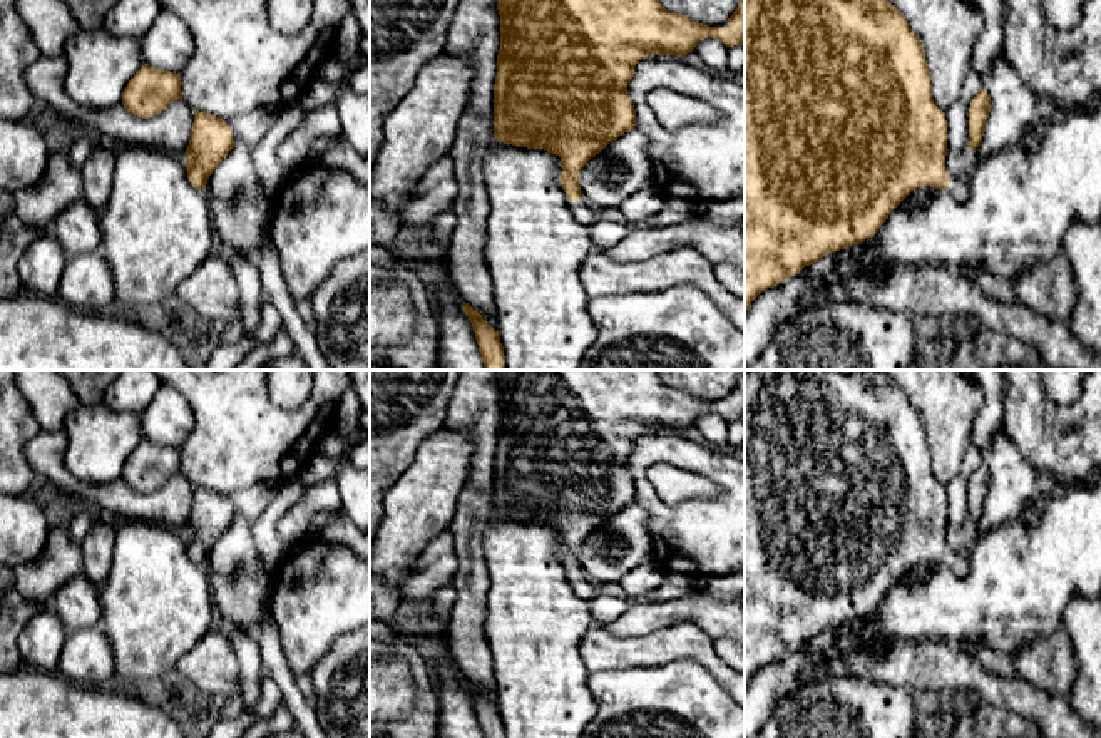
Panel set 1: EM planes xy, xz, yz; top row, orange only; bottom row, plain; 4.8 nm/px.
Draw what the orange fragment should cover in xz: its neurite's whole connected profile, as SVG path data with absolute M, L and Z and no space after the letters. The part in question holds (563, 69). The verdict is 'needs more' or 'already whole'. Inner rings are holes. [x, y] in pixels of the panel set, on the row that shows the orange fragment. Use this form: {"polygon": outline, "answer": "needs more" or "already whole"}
{"polygon": "M499 0L497 10L500 50L494 84L495 139L559 156L559 182L574 218L587 228L599 219L594 208L579 199L579 172L609 142L634 129L636 110L627 95L634 65L648 55L681 57L708 37L726 47L745 40L745 0L716 27L669 12L659 0Z", "answer": "needs more"}

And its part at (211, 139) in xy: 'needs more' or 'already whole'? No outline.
already whole

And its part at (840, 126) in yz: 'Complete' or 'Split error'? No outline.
Split error

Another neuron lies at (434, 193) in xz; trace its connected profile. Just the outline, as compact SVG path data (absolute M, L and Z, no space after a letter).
M447 154L413 184L412 197L400 211L400 223L408 226L432 224L437 216L452 209L455 197L455 164Z

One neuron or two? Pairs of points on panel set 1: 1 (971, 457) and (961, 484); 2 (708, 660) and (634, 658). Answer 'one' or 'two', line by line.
1: one
2: one

